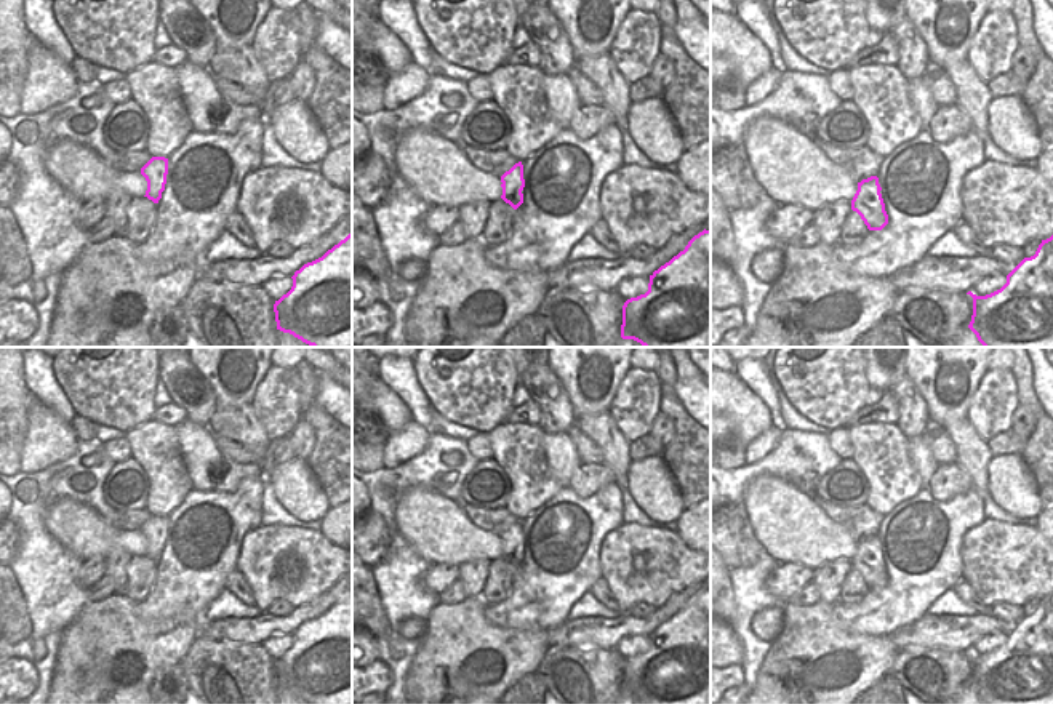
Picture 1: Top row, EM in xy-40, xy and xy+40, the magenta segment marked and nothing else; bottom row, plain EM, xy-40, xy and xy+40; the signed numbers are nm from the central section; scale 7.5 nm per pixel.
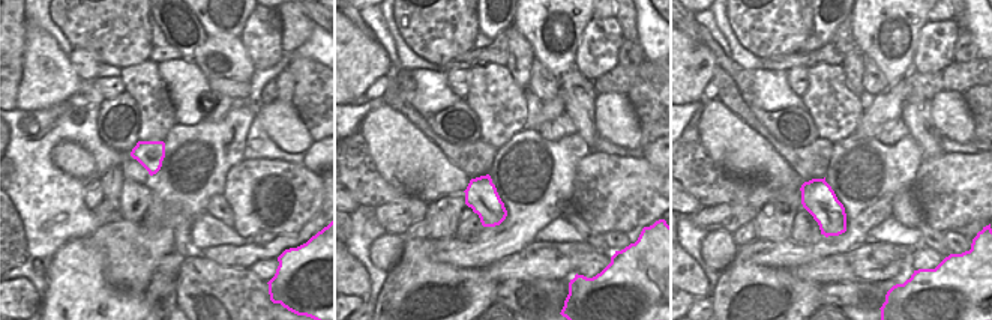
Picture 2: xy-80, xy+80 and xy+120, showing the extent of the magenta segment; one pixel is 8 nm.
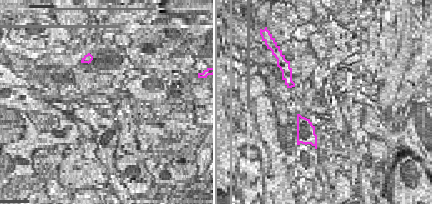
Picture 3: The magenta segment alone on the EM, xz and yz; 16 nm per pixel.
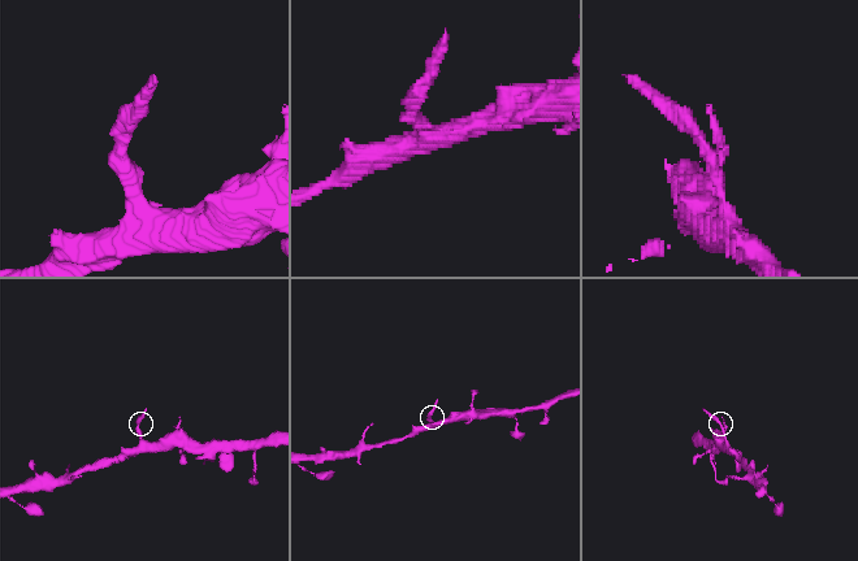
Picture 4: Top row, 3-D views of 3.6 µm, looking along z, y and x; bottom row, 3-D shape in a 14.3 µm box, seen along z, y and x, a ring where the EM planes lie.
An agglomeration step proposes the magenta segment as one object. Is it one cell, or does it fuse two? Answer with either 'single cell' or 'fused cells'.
fused cells

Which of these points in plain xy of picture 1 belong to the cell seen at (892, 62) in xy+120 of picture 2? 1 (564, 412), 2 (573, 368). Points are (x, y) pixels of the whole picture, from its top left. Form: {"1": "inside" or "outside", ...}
{"1": "outside", "2": "inside"}

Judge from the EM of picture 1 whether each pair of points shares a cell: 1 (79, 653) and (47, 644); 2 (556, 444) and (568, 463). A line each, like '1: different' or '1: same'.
1: different
2: same

